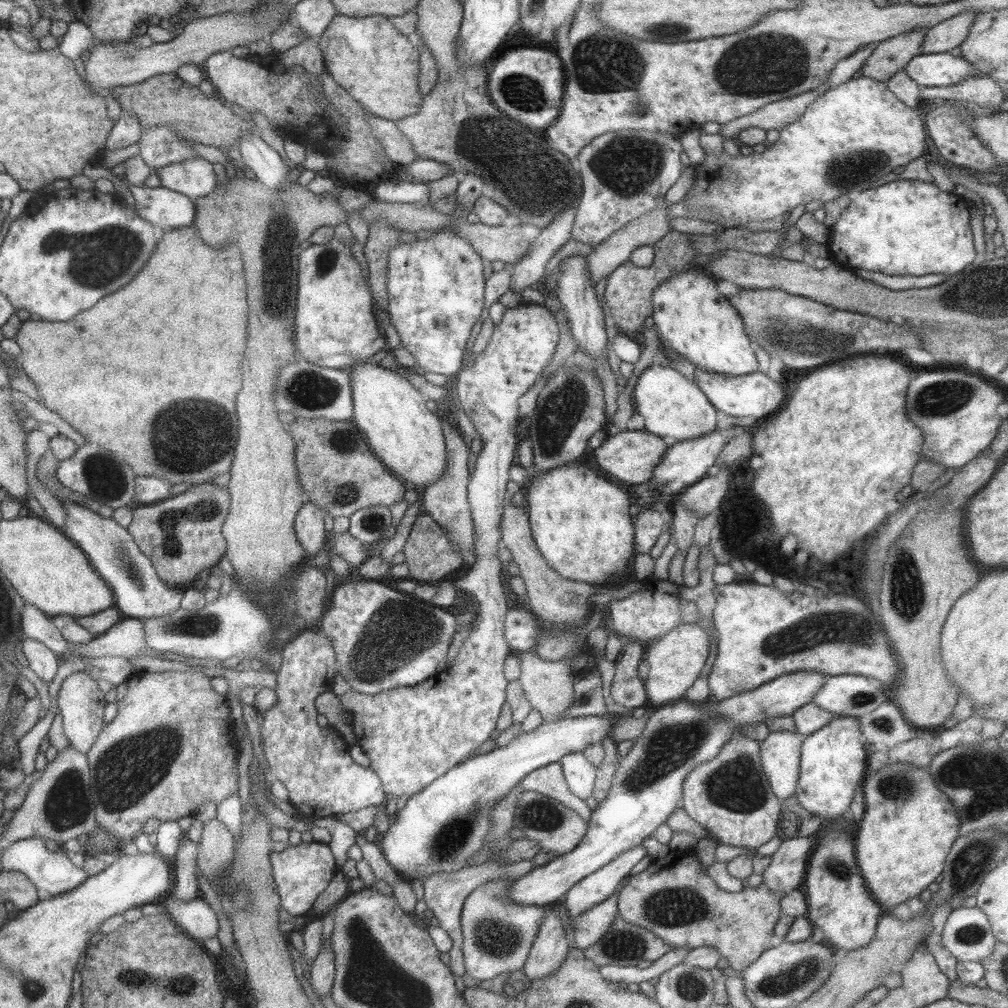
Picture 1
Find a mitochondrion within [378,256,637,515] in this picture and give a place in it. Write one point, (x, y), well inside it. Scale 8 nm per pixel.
(564, 406)

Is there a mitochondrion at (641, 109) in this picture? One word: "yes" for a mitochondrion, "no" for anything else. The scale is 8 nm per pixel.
yes

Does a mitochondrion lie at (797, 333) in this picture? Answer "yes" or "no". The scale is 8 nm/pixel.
yes

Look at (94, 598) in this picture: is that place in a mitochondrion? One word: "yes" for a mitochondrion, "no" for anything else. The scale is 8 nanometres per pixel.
no

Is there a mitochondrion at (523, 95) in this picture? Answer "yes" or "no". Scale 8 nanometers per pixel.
yes

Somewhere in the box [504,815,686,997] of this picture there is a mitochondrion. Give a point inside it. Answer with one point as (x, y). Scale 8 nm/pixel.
(619, 944)

